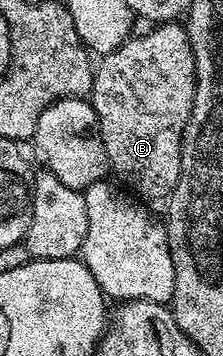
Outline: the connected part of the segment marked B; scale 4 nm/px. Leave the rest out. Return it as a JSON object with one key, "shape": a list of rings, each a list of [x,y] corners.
{"shape":[[[178,21],[161,22],[152,25],[150,29],[148,34],[136,33],[127,41],[122,42],[116,50],[104,54],[98,59],[93,70],[89,95],[91,107],[97,112],[97,120],[101,128],[101,140],[105,144],[105,152],[107,153],[108,167],[113,171],[113,174],[116,174],[116,176],[114,175],[116,179],[124,178],[128,182],[126,185],[143,200],[148,200],[147,198],[166,199],[173,192],[173,188],[181,176],[181,140],[185,132],[185,124],[193,112],[193,96],[195,95],[195,61],[193,60],[193,48],[189,44],[186,25],[180,24]]]}

